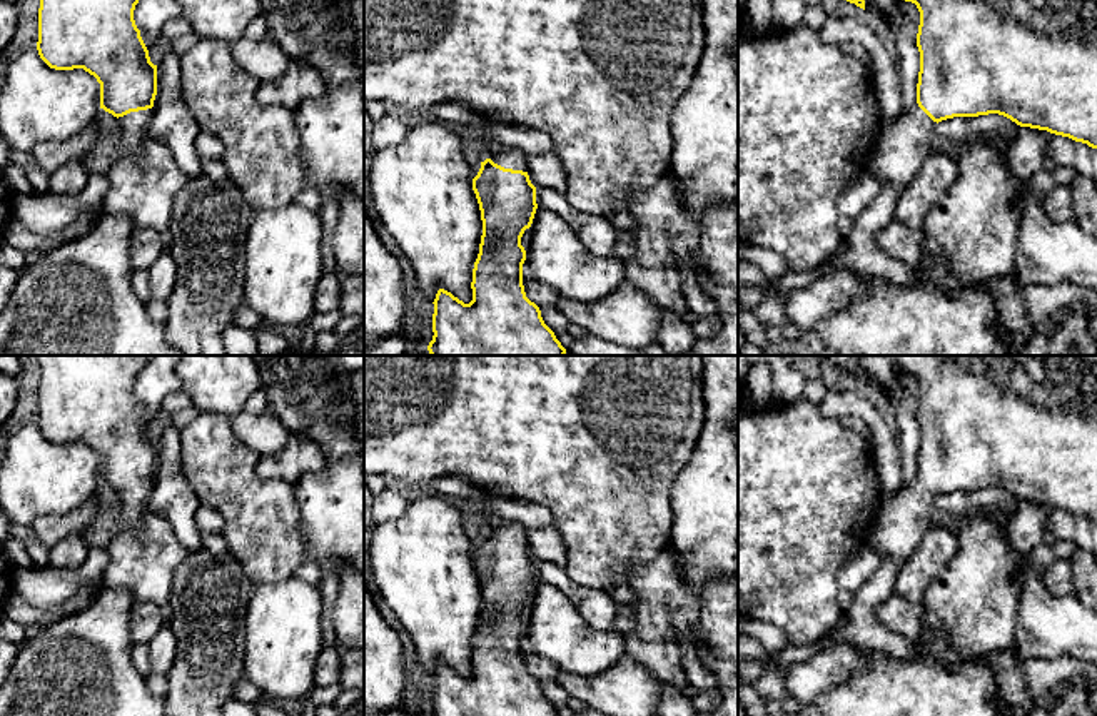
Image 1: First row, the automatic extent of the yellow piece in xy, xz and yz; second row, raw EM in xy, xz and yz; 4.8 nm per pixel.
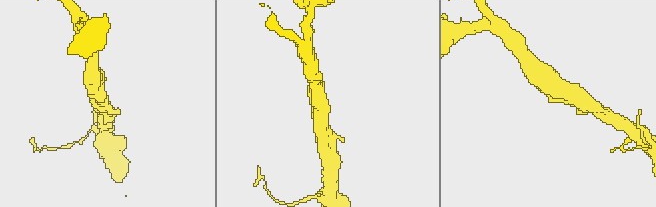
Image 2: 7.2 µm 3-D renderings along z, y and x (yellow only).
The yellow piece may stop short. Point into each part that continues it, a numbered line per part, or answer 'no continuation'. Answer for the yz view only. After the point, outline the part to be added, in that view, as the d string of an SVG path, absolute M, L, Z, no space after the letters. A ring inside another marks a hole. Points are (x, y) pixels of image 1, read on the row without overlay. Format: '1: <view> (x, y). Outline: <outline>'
1: yz (904, 518). Outline: M918 477L900 491L883 494L867 544L882 559L893 557L903 564L930 527L935 499Z

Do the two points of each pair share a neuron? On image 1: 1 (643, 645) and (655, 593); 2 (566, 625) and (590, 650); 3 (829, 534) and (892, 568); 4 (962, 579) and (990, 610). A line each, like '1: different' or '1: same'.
1: same
2: same
3: different
4: same

